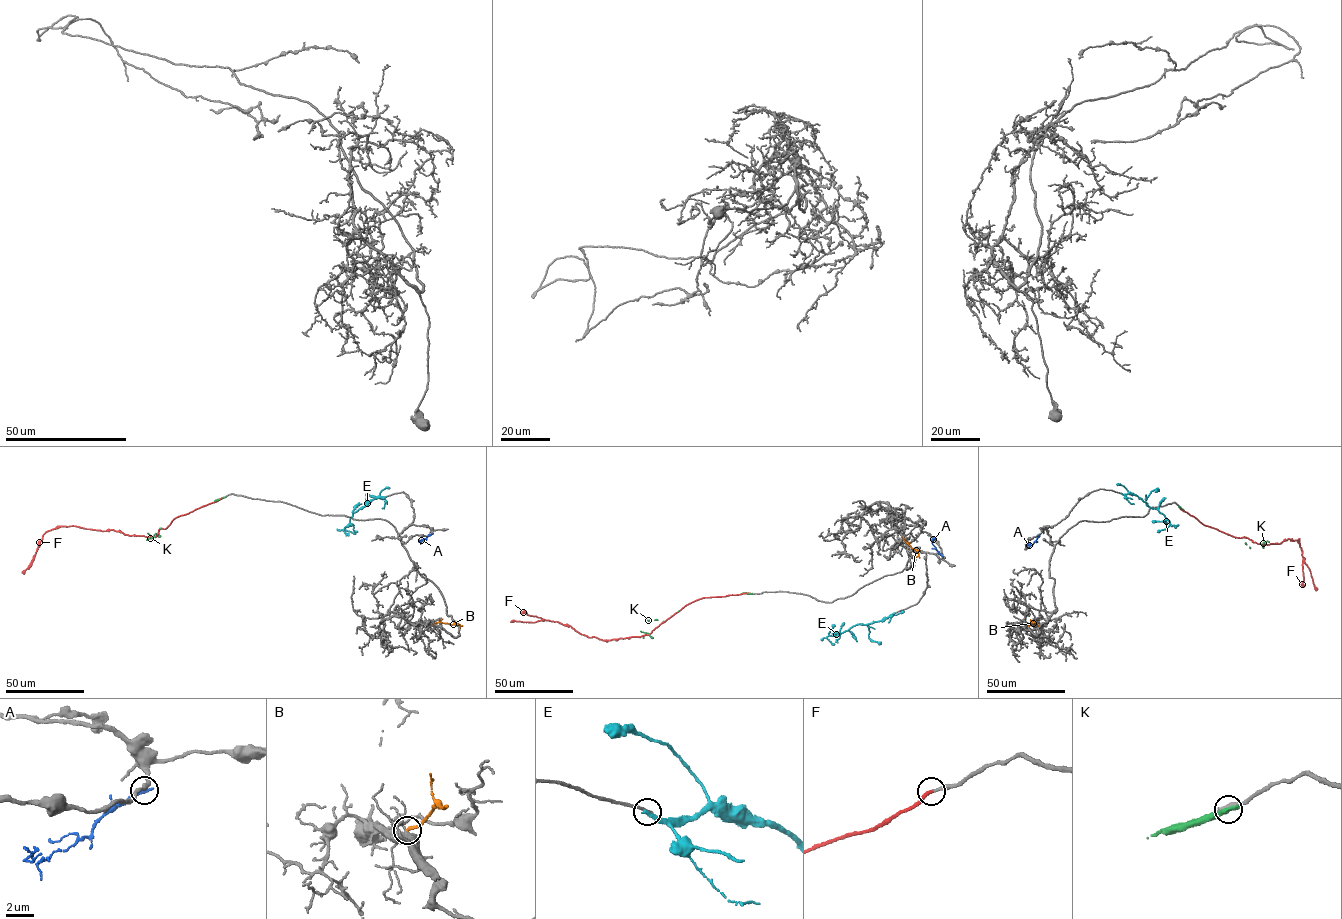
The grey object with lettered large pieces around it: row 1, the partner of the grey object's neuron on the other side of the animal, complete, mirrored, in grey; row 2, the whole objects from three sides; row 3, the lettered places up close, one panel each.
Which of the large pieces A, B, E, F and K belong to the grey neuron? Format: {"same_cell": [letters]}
{"same_cell": ["F"]}

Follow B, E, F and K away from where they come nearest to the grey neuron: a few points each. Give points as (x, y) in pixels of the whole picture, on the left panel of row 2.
B: (434, 624), (458, 624), (459, 628)
E: (385, 497), (376, 497), (353, 512), (349, 523), (342, 529), (355, 534)
F: (222, 497), (173, 518), (154, 537), (58, 527), (43, 535), (22, 572)
K: (223, 497), (149, 538), (160, 536)

